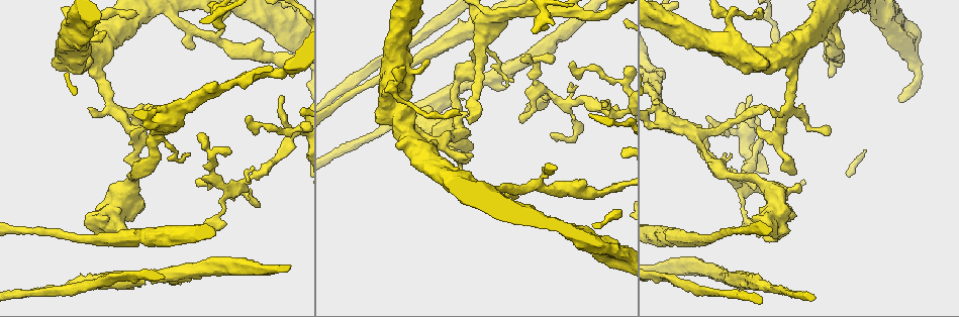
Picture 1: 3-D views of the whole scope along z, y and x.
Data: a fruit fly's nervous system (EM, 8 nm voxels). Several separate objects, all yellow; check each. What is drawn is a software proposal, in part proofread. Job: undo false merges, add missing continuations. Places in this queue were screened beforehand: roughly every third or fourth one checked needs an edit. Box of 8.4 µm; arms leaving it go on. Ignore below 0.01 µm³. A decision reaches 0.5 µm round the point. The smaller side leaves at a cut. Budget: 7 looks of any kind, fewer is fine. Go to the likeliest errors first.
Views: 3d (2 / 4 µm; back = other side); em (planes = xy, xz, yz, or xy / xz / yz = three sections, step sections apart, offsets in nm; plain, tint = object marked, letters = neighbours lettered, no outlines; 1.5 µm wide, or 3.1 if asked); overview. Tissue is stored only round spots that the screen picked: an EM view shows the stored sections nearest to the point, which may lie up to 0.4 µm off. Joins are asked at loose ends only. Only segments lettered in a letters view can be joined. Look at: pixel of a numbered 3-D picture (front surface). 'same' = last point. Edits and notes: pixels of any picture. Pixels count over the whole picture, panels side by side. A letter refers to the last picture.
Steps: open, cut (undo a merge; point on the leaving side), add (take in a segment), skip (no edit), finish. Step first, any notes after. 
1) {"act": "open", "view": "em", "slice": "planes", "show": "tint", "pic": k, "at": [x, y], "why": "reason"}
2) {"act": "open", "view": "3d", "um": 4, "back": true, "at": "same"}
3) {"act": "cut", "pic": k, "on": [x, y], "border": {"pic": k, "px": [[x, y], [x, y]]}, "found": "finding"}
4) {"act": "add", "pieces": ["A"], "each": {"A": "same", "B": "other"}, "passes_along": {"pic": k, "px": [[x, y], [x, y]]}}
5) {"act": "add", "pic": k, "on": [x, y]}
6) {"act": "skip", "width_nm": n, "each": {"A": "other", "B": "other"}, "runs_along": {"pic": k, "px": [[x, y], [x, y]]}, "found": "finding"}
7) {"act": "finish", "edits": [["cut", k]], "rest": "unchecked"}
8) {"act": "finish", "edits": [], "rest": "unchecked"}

{"act": "open", "view": "3d", "um": 2, "pic": 1, "at": [544, 29]}

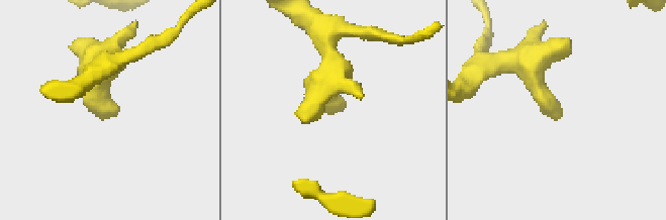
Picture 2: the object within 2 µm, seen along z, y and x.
{"act": "open", "view": "em", "slice": "planes", "show": "letters", "pic": 2, "at": [555, 120]}

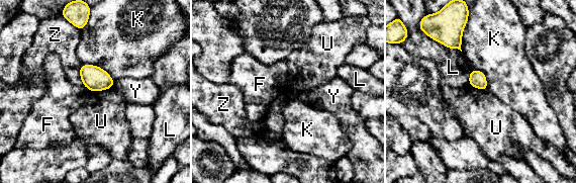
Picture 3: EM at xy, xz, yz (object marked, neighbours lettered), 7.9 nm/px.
{"act": "skip", "longest_contact_nm": ["K", 300], "each": {"F": "other", "K": "other", "L": "other", "U": "other", "Y": "other", "Z": "other"}, "border": {"pic": 3, "px": [[112, 86], [92, 92]]}, "found": "none of them fits"}

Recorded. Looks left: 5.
{"act": "open", "view": "em", "slice": "planes", "show": "tint", "pic": 1, "at": [827, 125], "why": "free end"}

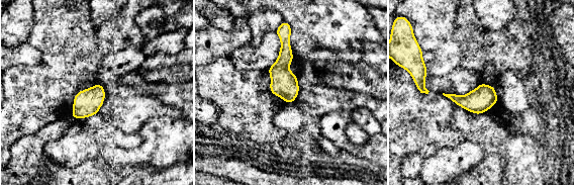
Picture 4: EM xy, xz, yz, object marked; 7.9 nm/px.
{"act": "open", "view": "em", "slice": "planes", "show": "letters", "at": "same", "why": "what lies round it"}

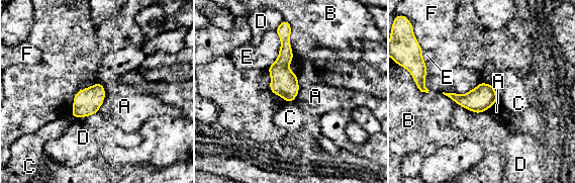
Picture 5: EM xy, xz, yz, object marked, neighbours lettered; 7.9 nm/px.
{"act": "skip", "longest_contact_nm": ["E", 320], "each": {"A": "other", "B": "other", "C": "other", "D": "other", "E": "other", "F": "other"}, "found": "no lettered segment goes on from it"}

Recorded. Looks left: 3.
{"act": "open", "view": "em", "slice": "planes", "show": "letters", "pic": 1, "at": [698, 140], "why": "a fork"}

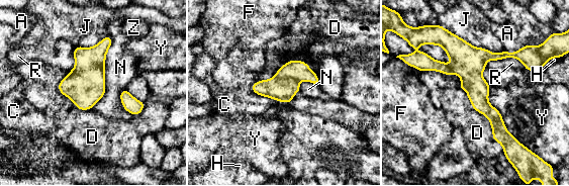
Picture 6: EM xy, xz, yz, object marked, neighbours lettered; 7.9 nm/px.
{"act": "cut", "pic": 6, "on": [280, 89], "each": {"A": "other", "C": "other", "D": "other", "F": "other", "H": "other", "J": "other", "N": "other", "R": "other", "Y": "other", "Z": "other"}, "part_leaving": {"pic": 6, "px": [[447, 37], [509, 141]]}, "found": "two neurons meet here"}

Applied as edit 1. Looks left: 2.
{"act": "finish", "edits": [["cut", 6]], "rest": "unchecked"}

